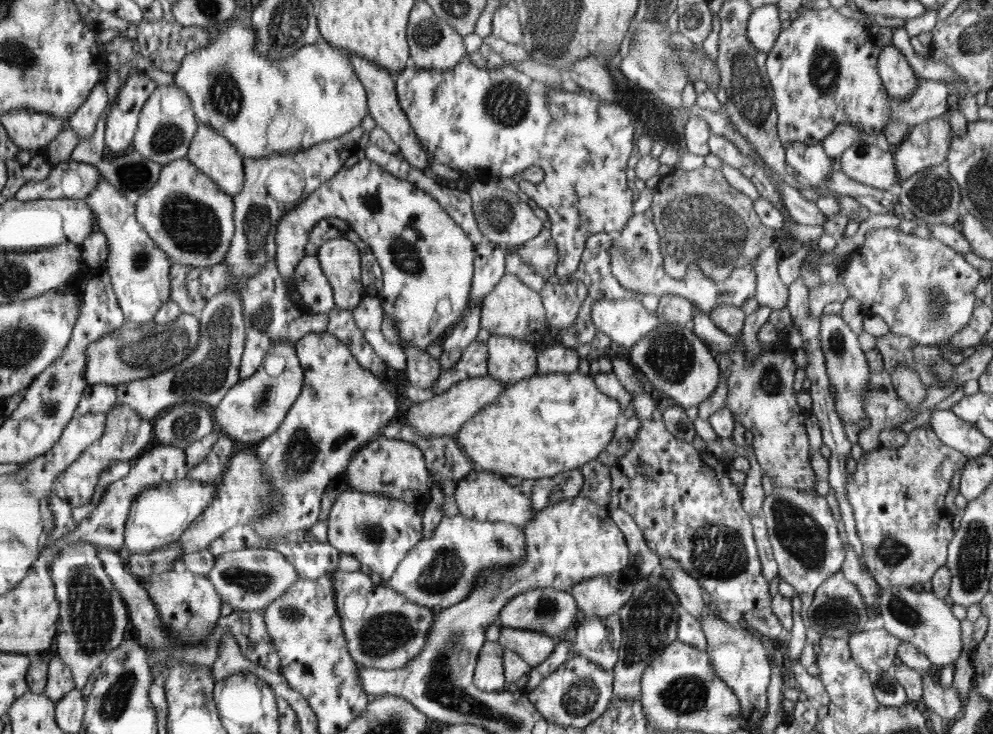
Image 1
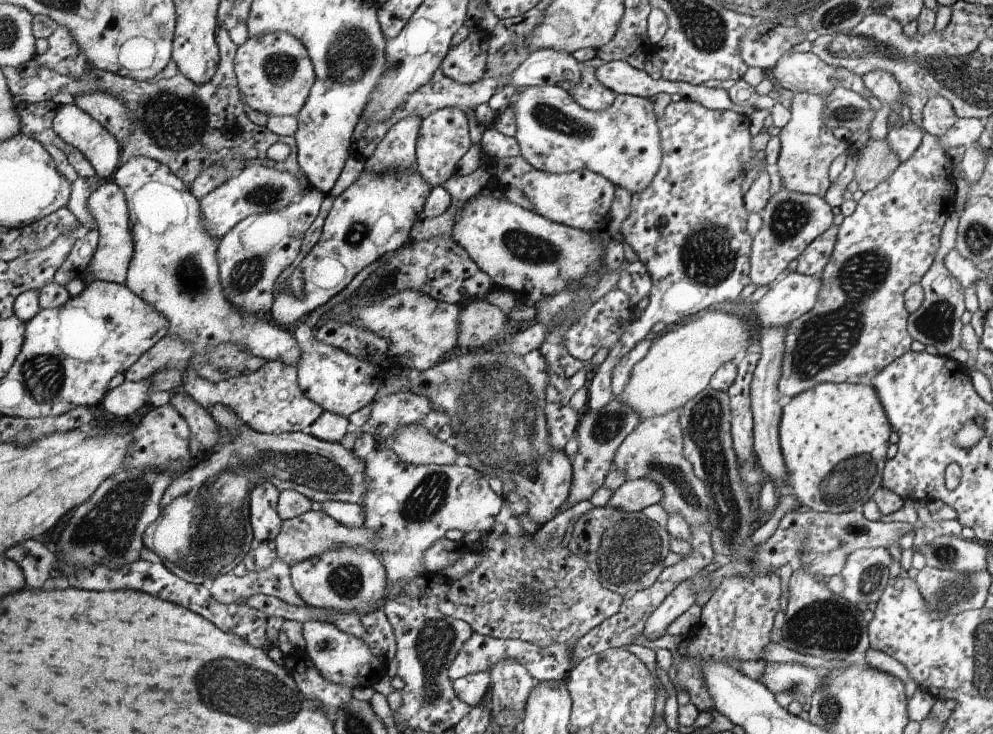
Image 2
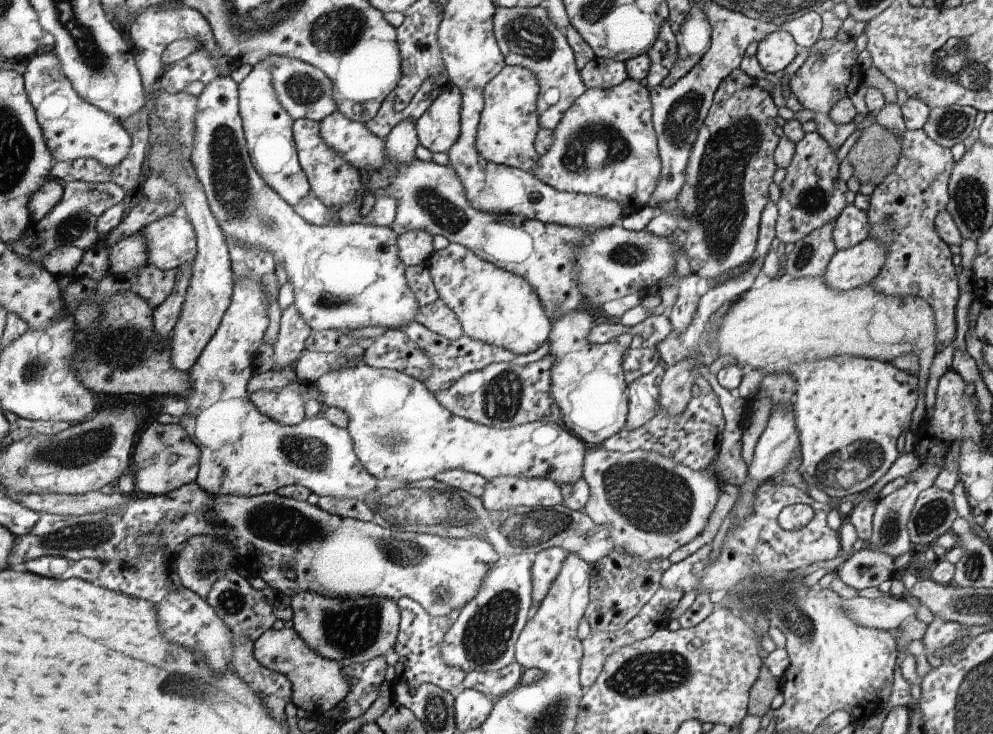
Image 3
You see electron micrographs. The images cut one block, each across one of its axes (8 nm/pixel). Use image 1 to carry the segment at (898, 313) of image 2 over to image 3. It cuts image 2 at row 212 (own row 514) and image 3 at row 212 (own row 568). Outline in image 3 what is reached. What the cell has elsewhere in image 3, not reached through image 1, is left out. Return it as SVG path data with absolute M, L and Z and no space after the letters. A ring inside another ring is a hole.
M923 129L907 130L902 137L902 152L894 170L878 184L870 198L870 208L867 211L870 232L868 237L880 240L886 244L886 262L879 275L870 283L876 293L888 296L898 296L906 299L916 296L926 300L939 322L939 342L947 348L956 338L956 307L959 299L958 278L952 263L952 252L936 232L936 216L940 210L947 210L950 200L948 195L949 180L955 162L950 148L942 147L930 139Z

